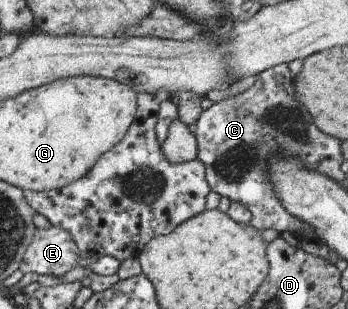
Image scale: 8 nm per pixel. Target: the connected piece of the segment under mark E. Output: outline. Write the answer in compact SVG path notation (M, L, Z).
M51 226L49 229L35 228L33 241L29 243L29 247L27 247L27 251L22 257L19 271L24 274L33 271L36 275L61 276L78 265L79 254L77 244L66 229L55 226Z

